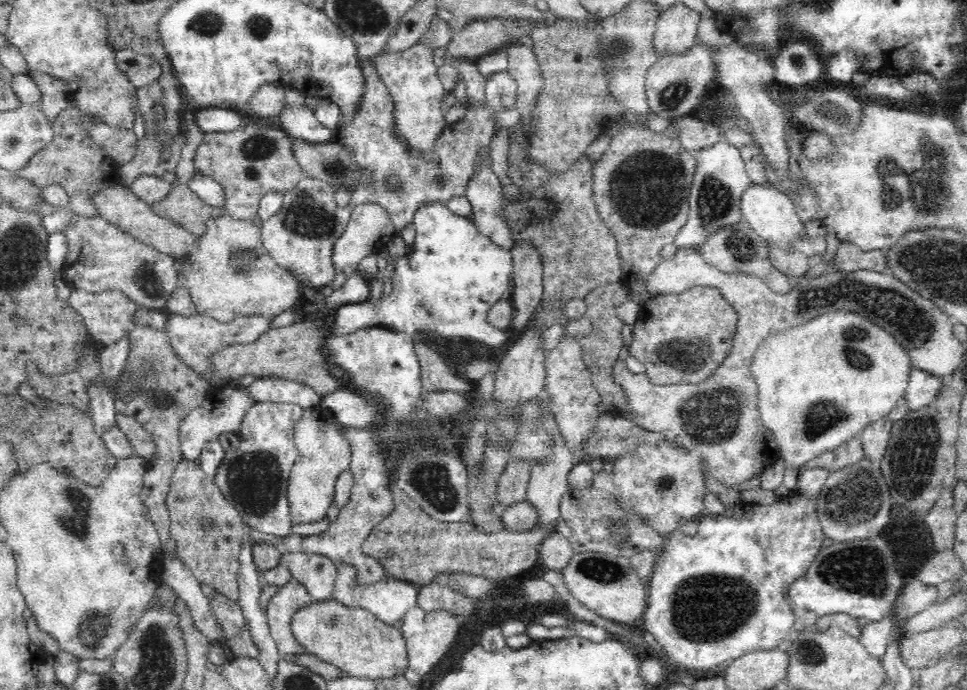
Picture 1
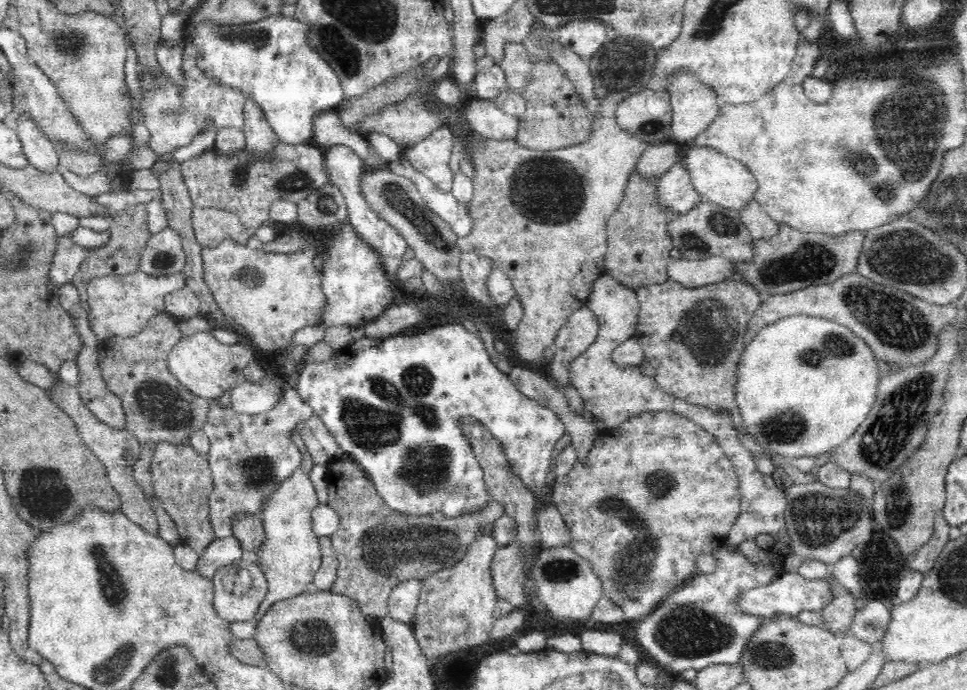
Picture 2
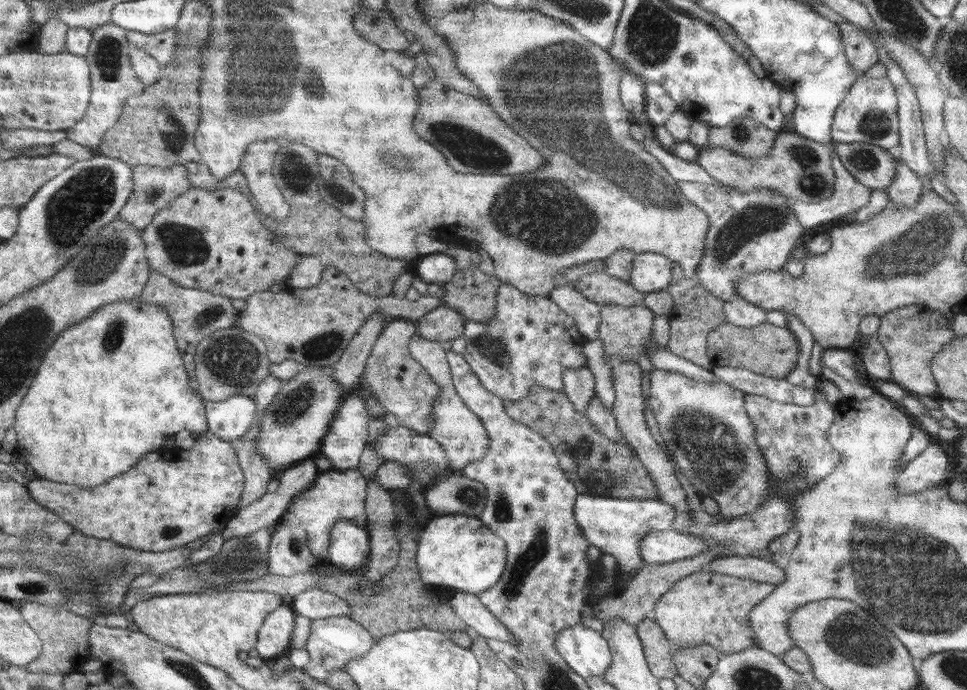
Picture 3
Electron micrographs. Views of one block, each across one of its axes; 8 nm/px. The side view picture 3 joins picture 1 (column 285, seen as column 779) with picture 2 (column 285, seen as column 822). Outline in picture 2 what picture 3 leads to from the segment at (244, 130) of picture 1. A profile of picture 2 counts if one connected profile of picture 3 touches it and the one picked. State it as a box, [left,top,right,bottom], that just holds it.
[180,141,328,231]

